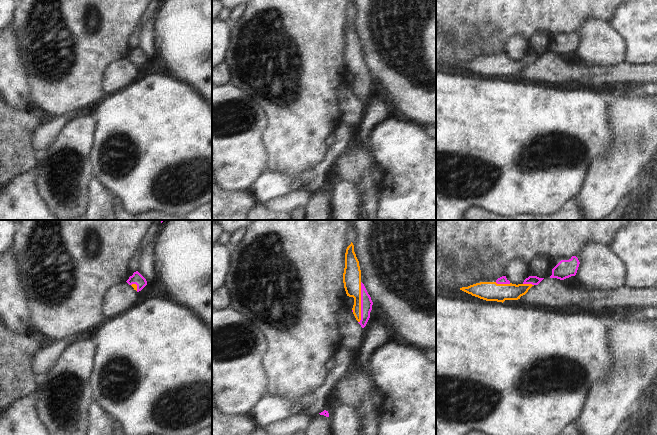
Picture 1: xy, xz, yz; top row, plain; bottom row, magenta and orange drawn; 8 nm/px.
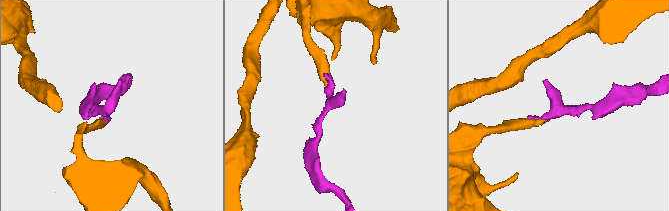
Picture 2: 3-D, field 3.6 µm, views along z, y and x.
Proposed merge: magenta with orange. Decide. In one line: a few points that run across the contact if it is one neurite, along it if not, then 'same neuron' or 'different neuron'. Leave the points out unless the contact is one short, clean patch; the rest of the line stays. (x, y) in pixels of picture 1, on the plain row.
line xz (366, 79), (361, 78), (352, 60), (352, 50); same neuron

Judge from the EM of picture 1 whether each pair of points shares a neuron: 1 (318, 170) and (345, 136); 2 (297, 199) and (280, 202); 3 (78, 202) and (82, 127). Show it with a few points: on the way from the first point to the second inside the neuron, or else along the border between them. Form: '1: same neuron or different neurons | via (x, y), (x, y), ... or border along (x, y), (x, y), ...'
1: same neuron | via (326, 162), (338, 144)
2: same neuron | via (293, 201), (284, 202)
3: same neuron | via (77, 183), (77, 146)

